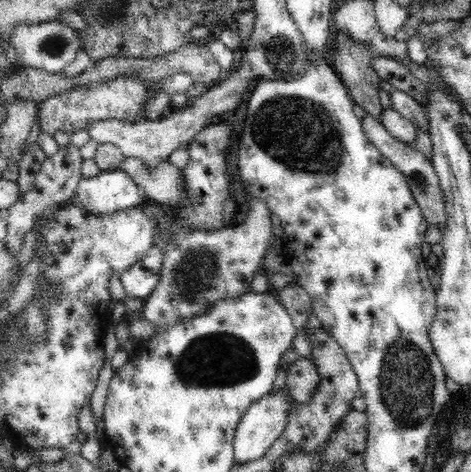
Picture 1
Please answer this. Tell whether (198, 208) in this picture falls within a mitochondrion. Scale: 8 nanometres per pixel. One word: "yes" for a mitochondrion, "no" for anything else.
no

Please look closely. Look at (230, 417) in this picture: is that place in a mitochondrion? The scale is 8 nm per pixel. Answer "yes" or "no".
no

